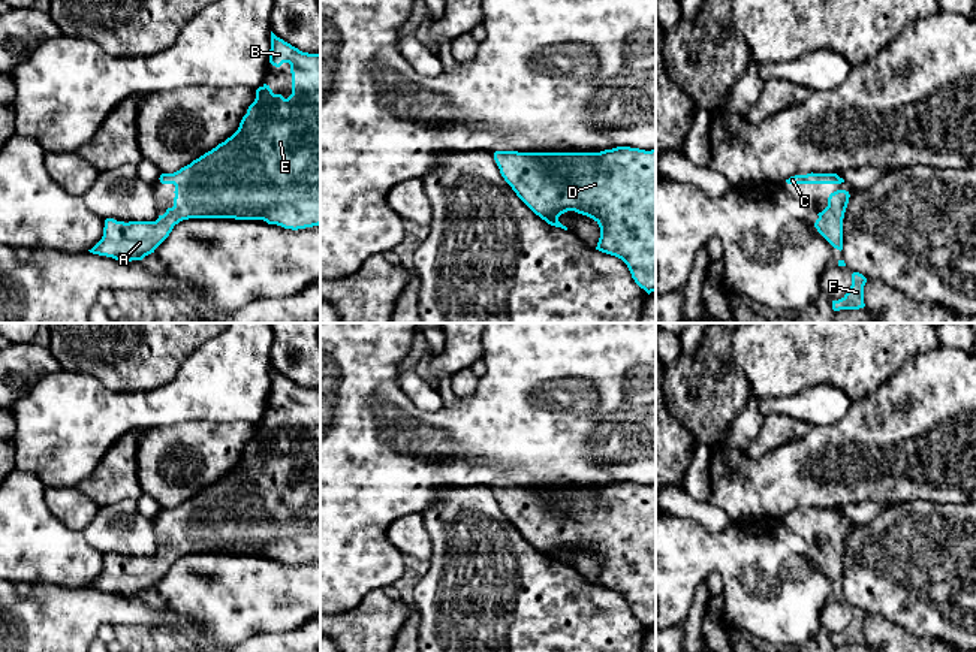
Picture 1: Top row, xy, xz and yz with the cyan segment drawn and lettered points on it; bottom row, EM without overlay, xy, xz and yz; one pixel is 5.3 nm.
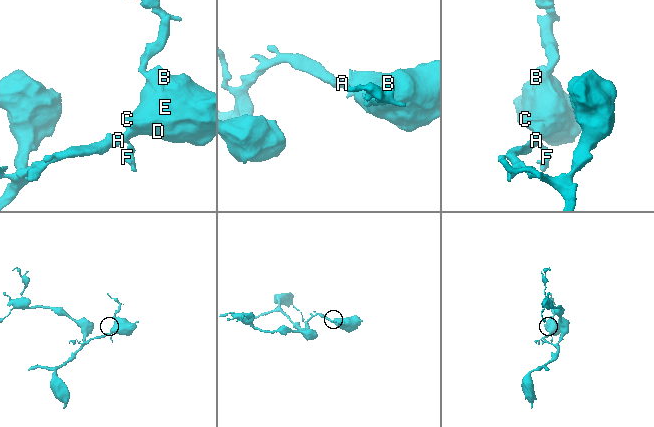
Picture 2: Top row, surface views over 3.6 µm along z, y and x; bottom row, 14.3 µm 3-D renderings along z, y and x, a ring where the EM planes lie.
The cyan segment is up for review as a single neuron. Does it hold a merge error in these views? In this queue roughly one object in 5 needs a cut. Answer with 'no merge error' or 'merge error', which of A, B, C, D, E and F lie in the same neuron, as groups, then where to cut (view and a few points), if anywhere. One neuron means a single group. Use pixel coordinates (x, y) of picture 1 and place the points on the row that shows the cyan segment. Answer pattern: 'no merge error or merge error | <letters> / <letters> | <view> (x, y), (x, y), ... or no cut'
no merge error | A B C D E F | no cut

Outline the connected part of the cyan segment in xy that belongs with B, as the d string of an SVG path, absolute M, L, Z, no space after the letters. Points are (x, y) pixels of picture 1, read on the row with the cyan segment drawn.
M271 31L269 63L275 67L283 63L290 64L292 94L284 99L281 94L274 94L266 84L259 87L254 102L231 138L180 170L160 175L162 184L175 185L172 208L156 221L124 223L106 218L103 236L88 250L90 253L123 262L142 260L154 253L175 224L189 218L263 220L292 230L320 224L320 52L302 52Z

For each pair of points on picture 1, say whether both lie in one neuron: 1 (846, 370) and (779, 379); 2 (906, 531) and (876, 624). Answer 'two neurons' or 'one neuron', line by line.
1: one neuron
2: two neurons

